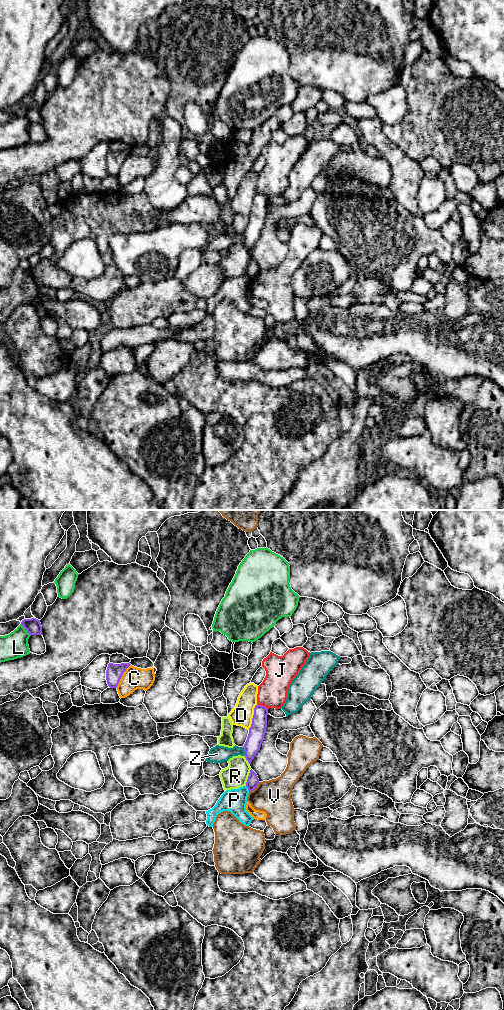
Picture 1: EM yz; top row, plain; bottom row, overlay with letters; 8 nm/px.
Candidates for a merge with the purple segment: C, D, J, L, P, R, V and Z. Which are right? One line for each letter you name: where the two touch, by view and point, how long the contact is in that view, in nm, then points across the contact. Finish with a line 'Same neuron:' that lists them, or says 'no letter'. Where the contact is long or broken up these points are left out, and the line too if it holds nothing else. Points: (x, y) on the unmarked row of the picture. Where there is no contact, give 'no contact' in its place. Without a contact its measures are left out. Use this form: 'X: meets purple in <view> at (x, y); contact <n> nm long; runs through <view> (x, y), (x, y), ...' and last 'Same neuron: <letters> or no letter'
Same neuron: no letter

